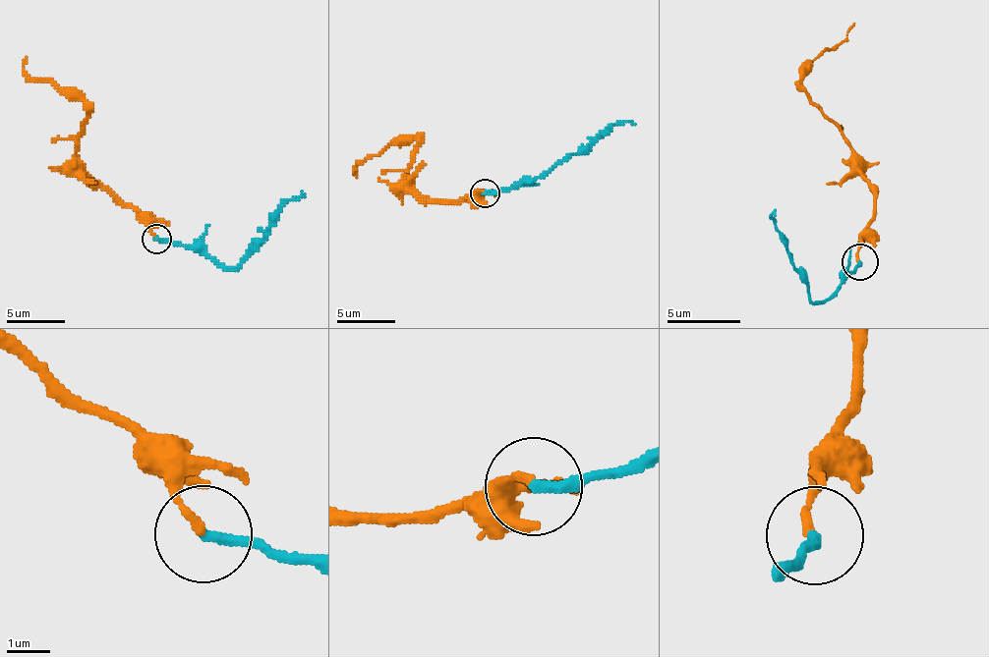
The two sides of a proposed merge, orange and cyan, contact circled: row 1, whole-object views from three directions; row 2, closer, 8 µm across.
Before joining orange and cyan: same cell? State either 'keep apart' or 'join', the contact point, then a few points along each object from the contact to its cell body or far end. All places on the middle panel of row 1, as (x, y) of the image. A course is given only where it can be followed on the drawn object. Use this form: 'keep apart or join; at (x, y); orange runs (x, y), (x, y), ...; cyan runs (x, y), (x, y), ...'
keep apart; at (485, 193); orange runs (486, 191), (460, 200), (425, 199), (405, 180), (414, 138), (397, 138), (365, 158), (356, 177); cyan runs (486, 193), (532, 183), (564, 160), (582, 153), (620, 122), (632, 124)

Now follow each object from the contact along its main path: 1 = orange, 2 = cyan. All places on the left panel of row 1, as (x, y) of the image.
1: (156, 240), (76, 152), (84, 102), (49, 82), (34, 82), (23, 69), (26, 57)
2: (157, 239), (203, 251), (235, 267), (290, 199), (302, 191)

